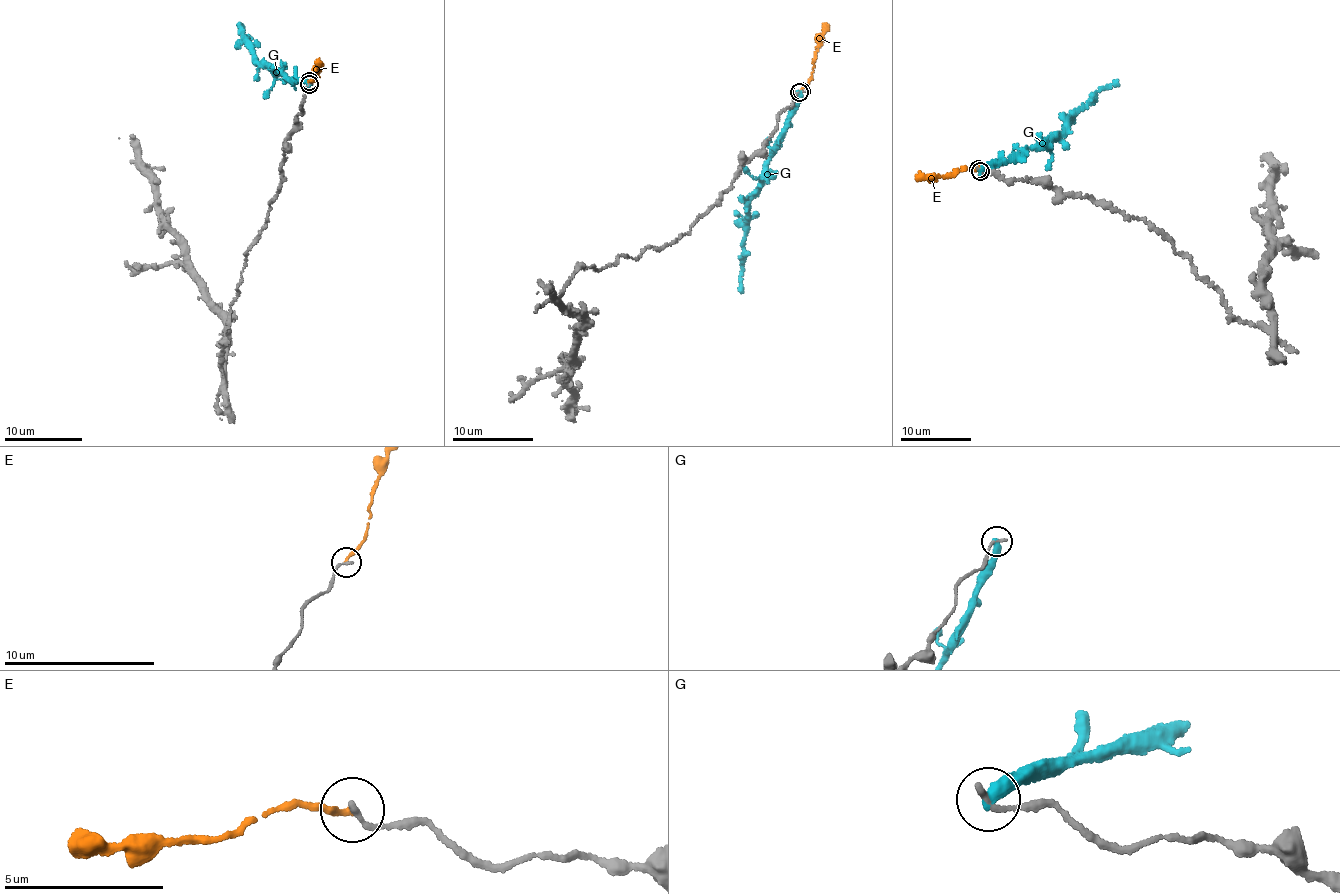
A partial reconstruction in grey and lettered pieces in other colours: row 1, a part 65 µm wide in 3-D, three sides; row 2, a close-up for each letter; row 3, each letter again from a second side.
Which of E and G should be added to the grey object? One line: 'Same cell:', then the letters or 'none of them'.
Same cell: none of them

